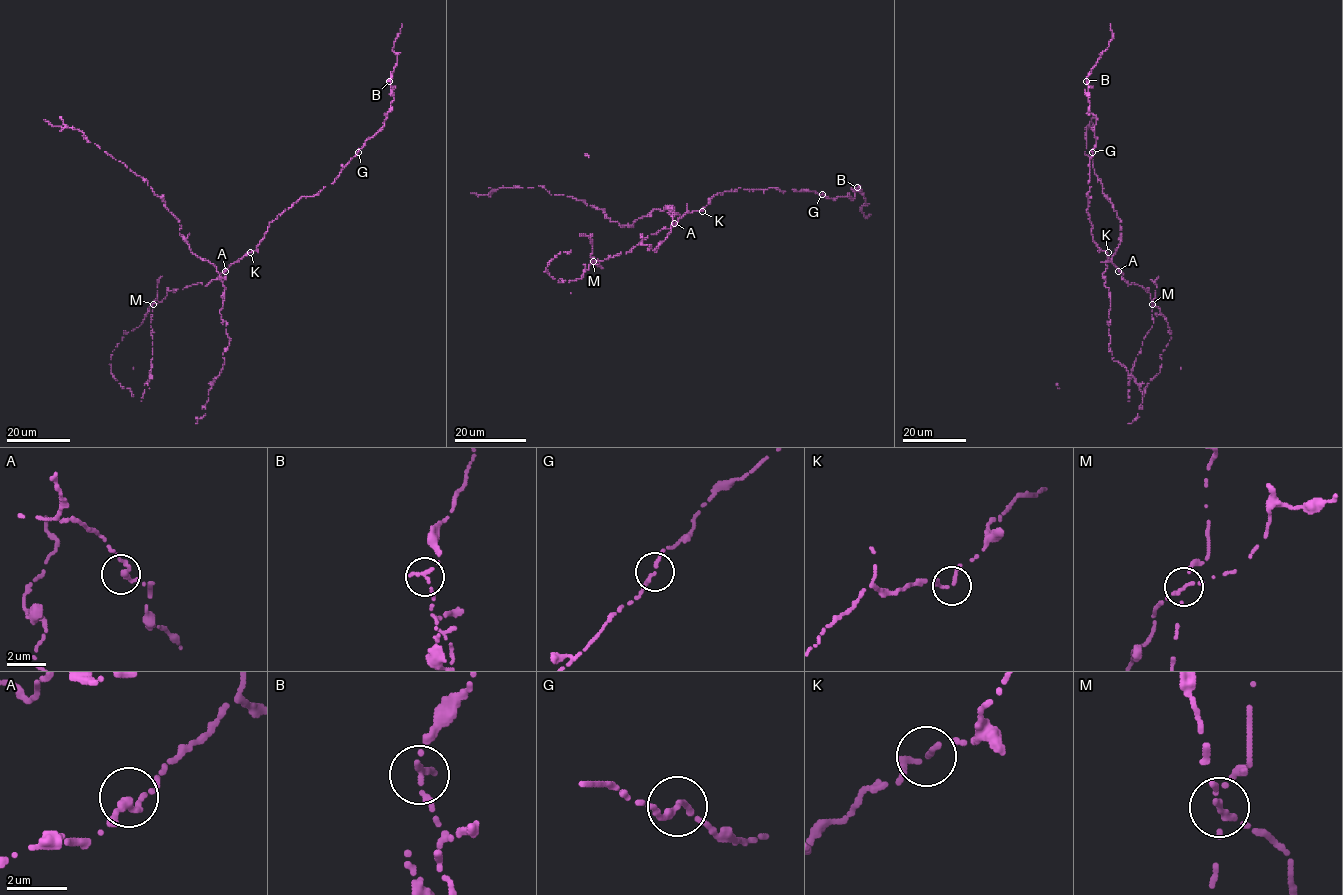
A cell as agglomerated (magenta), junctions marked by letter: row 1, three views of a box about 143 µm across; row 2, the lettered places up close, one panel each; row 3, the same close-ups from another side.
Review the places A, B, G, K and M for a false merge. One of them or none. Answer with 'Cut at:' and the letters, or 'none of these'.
Cut at: M

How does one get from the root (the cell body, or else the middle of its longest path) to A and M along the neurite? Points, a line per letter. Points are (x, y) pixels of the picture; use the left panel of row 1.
A: (250, 252), (230, 264), (225, 271)
M: (250, 252), (230, 264), (206, 286), (198, 283), (169, 290), (164, 299), (154, 304)

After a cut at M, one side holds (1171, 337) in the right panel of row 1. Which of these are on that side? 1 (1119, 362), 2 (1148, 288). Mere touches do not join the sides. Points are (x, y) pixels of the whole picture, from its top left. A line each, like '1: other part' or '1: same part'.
1: same part
2: same part

